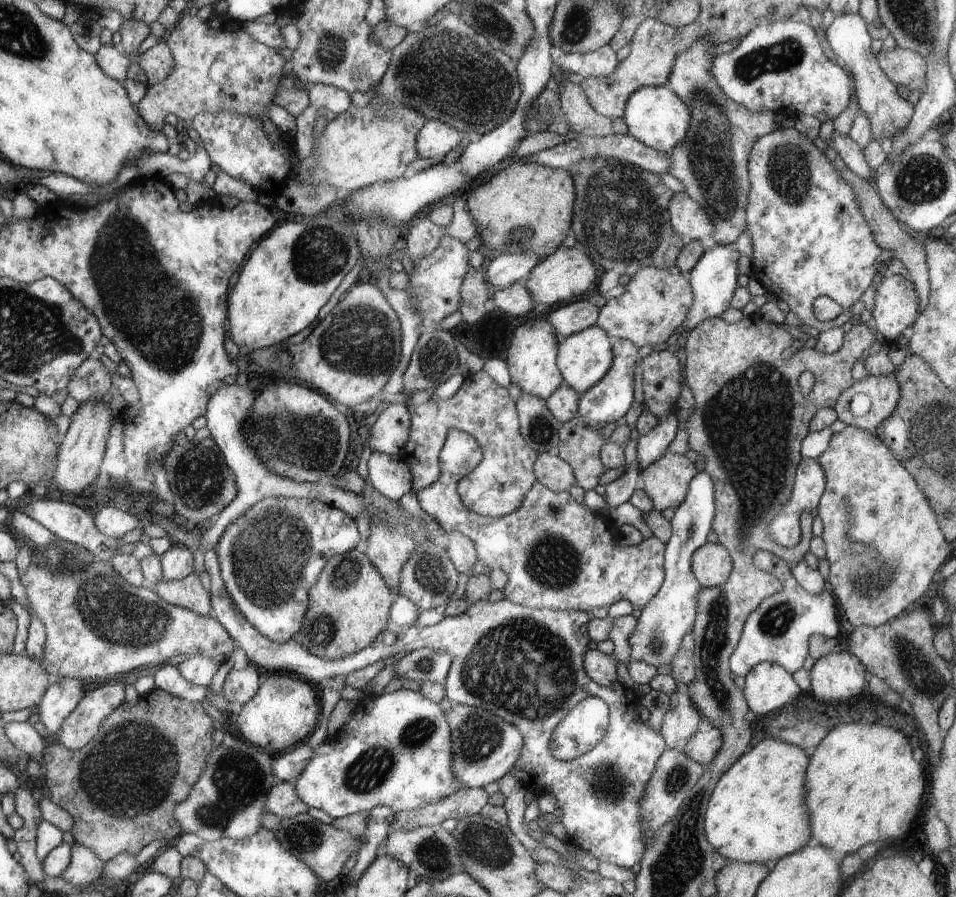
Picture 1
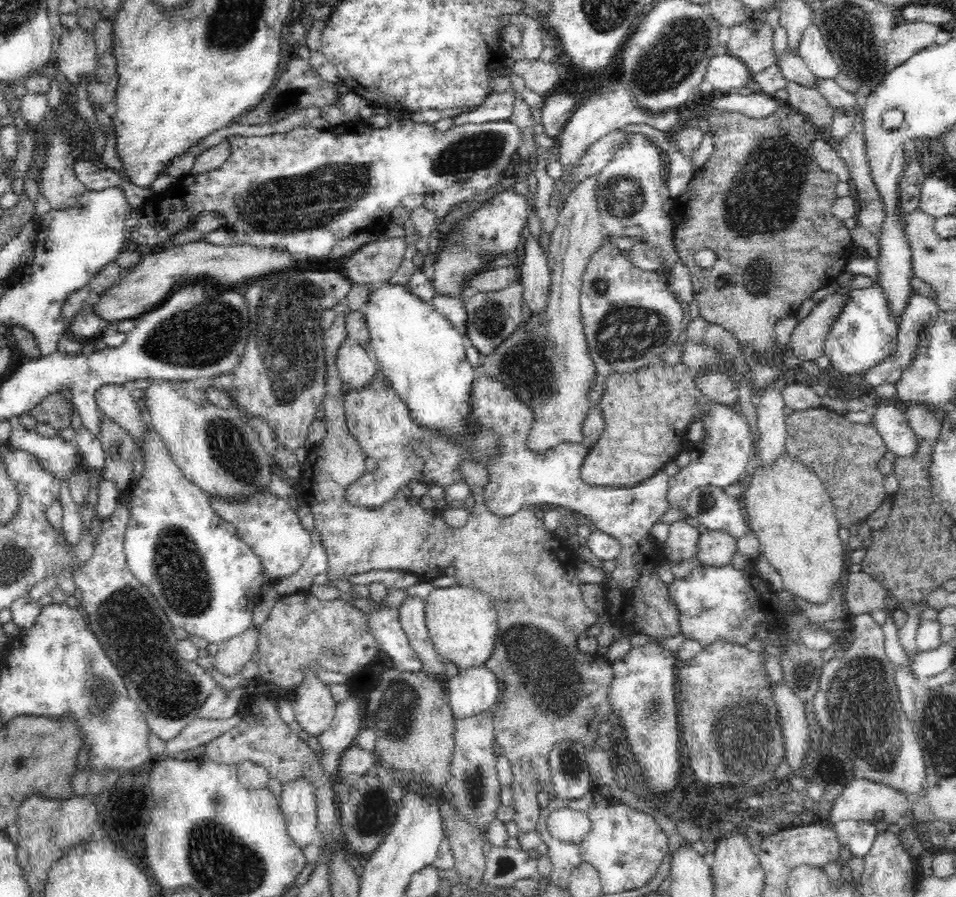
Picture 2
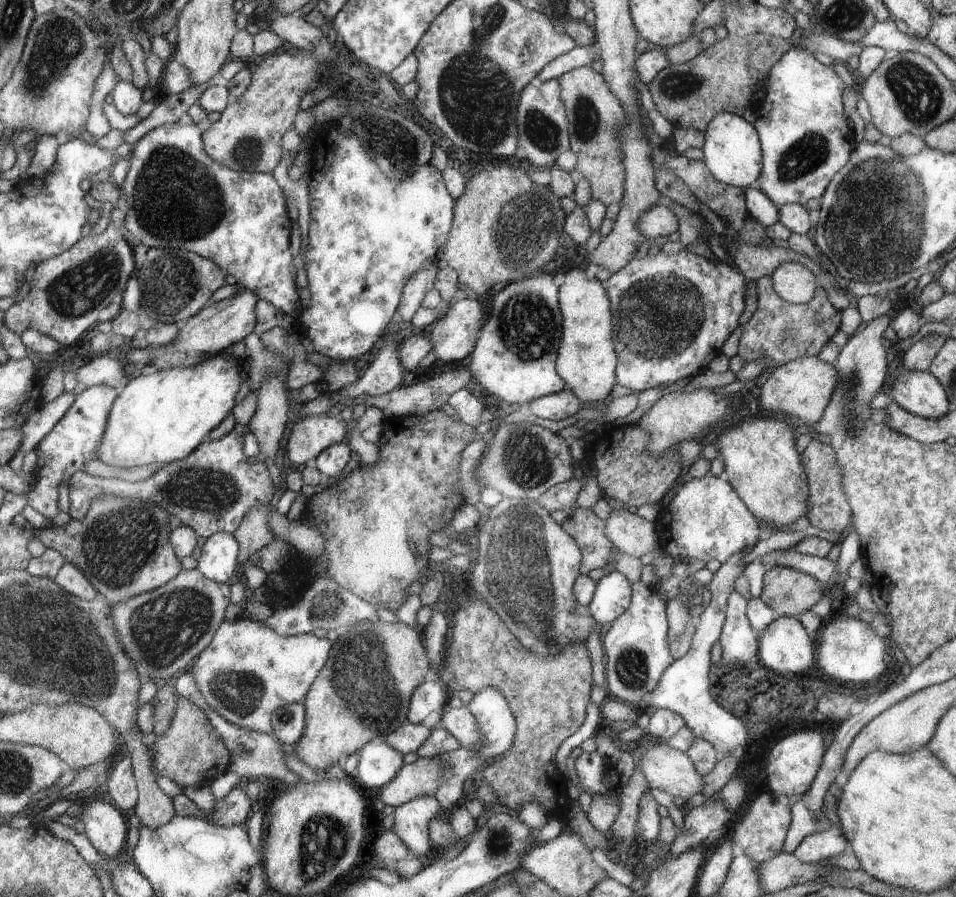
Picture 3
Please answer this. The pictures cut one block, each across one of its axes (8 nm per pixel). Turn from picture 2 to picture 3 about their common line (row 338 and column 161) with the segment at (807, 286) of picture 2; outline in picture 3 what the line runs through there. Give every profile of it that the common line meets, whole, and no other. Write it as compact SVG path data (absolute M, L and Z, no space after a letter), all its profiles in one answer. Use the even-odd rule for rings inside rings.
M180 696L169 729L164 736L157 736L151 748L154 772L157 776L168 776L182 789L190 785L209 786L228 771L232 762L230 751L226 750L224 743L204 711L194 706L190 699Z

